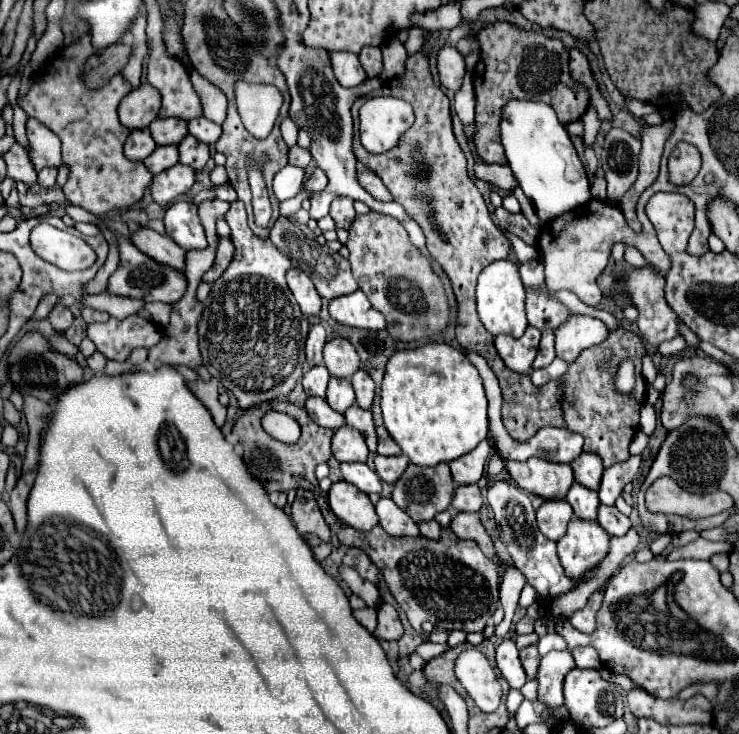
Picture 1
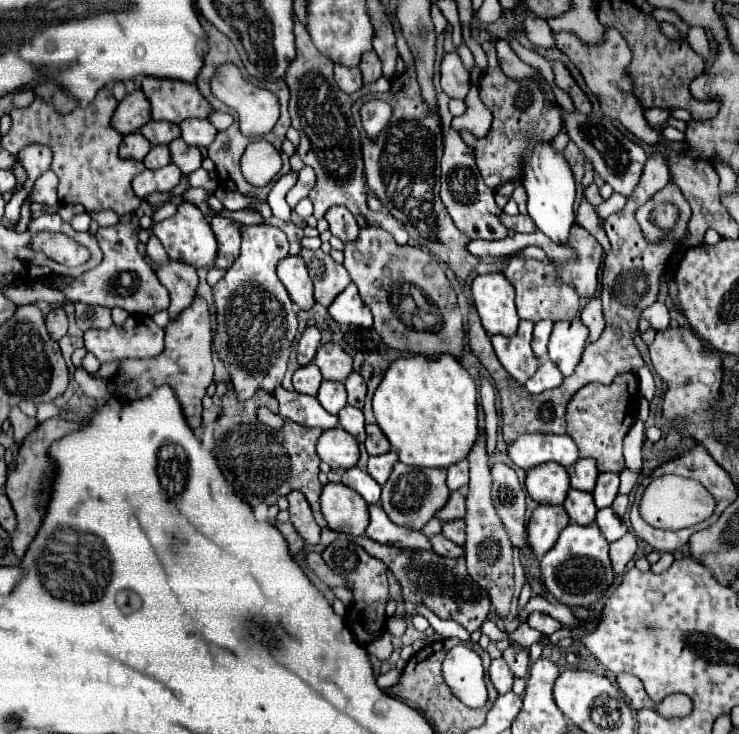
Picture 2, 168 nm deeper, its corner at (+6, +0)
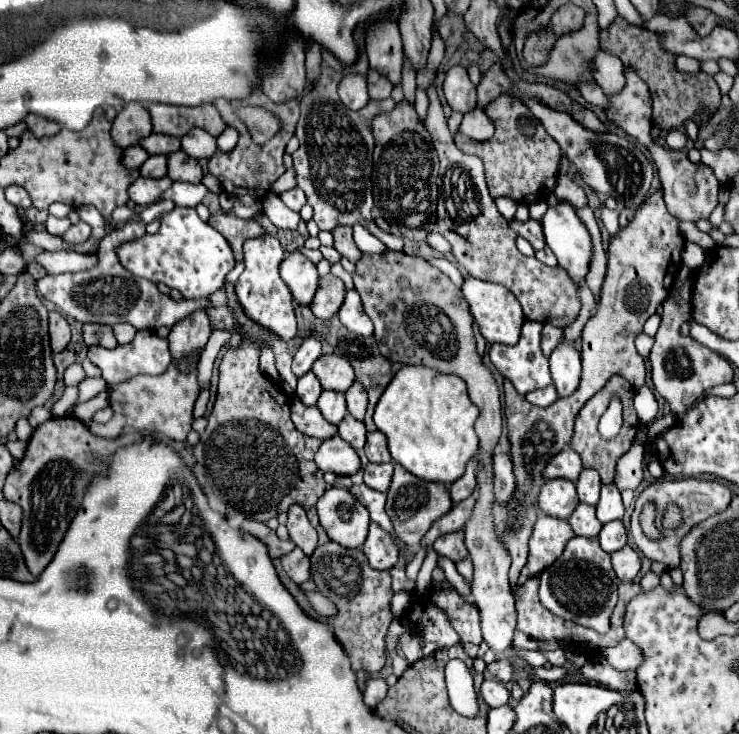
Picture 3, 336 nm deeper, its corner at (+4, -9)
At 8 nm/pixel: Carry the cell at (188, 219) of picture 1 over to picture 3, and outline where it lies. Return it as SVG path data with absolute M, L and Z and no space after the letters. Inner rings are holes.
M174 207L166 213L156 235L146 233L140 241L120 245L118 259L134 275L178 289L184 299L200 299L218 291L224 285L226 273L234 267L234 255L228 241L190 207Z

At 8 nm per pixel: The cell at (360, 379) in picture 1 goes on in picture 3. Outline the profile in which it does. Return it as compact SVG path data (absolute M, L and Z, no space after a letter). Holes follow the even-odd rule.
M354 383L344 395L346 395L346 403L348 403L348 413L354 415L356 419L364 419L366 405L368 405L368 397L366 397L364 387L360 383Z

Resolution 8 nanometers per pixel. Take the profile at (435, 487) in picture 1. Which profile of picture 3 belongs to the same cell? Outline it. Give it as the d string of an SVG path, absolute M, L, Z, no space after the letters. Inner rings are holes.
M394 463L394 477L388 489L388 501L386 501L386 513L392 519L396 539L406 545L408 549L418 549L422 537L428 533L430 525L446 515L452 509L452 497L450 491L442 483L422 481L420 477L408 473L400 463Z

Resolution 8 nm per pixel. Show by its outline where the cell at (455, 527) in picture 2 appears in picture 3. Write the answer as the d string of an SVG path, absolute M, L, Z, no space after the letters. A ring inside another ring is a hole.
M454 531L454 533L446 533L442 537L438 537L434 541L434 551L442 557L448 557L452 561L460 561L464 557L468 557L468 549L464 545L464 531Z

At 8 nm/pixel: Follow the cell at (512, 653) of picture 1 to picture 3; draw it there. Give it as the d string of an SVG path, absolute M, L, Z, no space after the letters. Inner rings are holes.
M486 679L482 683L482 691L480 691L482 699L490 705L490 707L502 707L508 703L510 699L510 691L506 689L504 683L496 681L496 679Z

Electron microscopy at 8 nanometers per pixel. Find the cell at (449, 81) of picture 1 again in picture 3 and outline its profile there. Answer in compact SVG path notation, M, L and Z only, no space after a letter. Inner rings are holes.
M456 65L446 71L444 97L448 105L460 113L468 113L476 107L476 87L468 79L468 73L464 67Z

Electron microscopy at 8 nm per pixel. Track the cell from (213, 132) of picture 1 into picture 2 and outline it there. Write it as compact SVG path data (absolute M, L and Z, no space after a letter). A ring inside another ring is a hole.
M190 118L184 120L180 124L182 128L182 140L190 146L208 146L212 144L214 136L218 134L218 130L208 122L208 120L198 120L198 118Z

